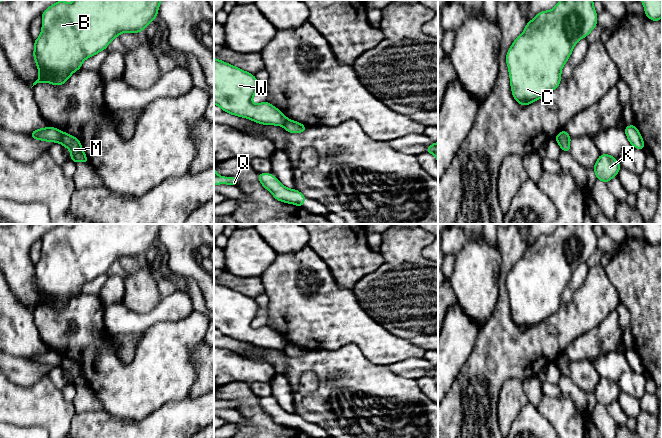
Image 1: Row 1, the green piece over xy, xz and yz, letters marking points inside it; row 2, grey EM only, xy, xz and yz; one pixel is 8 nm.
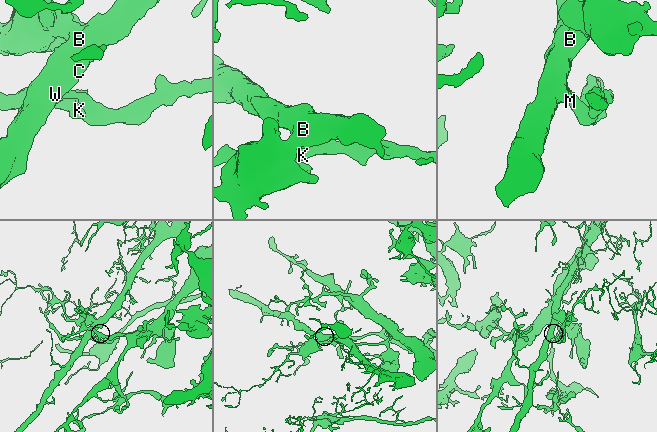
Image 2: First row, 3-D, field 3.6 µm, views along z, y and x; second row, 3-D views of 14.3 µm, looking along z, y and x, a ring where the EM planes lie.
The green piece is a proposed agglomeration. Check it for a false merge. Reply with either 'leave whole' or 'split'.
split

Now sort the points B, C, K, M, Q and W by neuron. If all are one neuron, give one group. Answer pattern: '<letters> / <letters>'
B C W / K M Q

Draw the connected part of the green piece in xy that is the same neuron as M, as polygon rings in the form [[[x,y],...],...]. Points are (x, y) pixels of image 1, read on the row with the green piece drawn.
[[[62,132],[61,144],[62,144],[62,146],[64,146],[70,150],[72,162],[89,163],[89,160],[86,157],[86,155],[82,149],[80,141],[76,137],[74,137],[68,133]]]

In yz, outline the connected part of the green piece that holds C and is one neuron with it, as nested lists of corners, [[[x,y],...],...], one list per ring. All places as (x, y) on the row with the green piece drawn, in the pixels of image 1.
[[[560,0],[552,10],[541,11],[533,20],[528,21],[506,55],[514,99],[526,106],[555,90],[562,79],[562,68],[574,46],[596,26],[597,12],[593,0]]]

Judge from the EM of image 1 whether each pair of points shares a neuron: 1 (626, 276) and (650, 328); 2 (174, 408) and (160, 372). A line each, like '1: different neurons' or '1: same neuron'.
1: same neuron
2: different neurons

